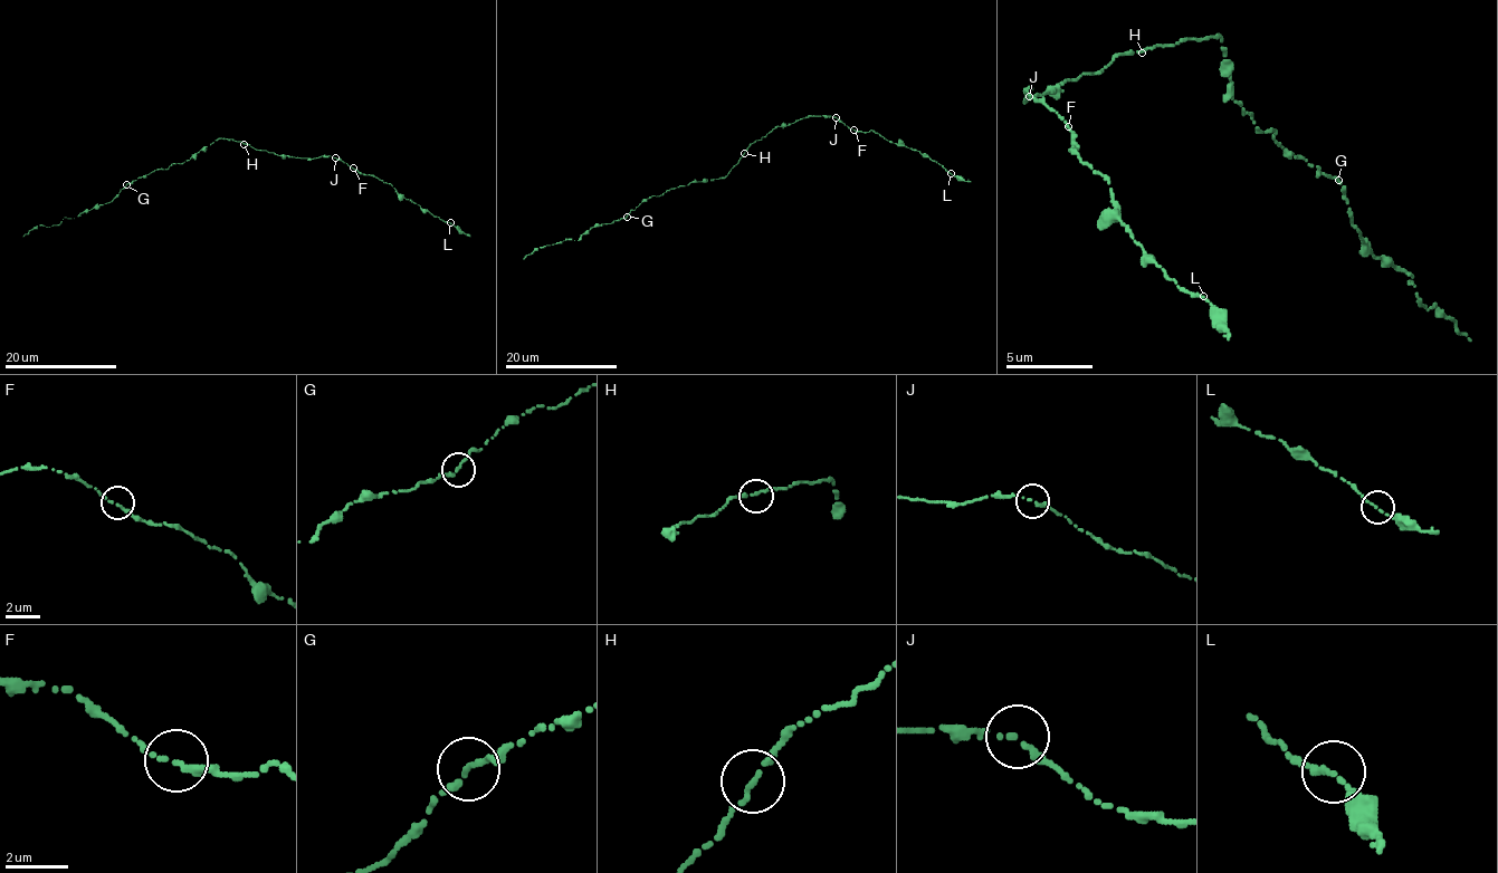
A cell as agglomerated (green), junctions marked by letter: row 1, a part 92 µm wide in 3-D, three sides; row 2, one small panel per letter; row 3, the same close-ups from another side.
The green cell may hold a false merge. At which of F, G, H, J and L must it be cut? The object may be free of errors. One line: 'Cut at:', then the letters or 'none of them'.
Cut at: none of them

